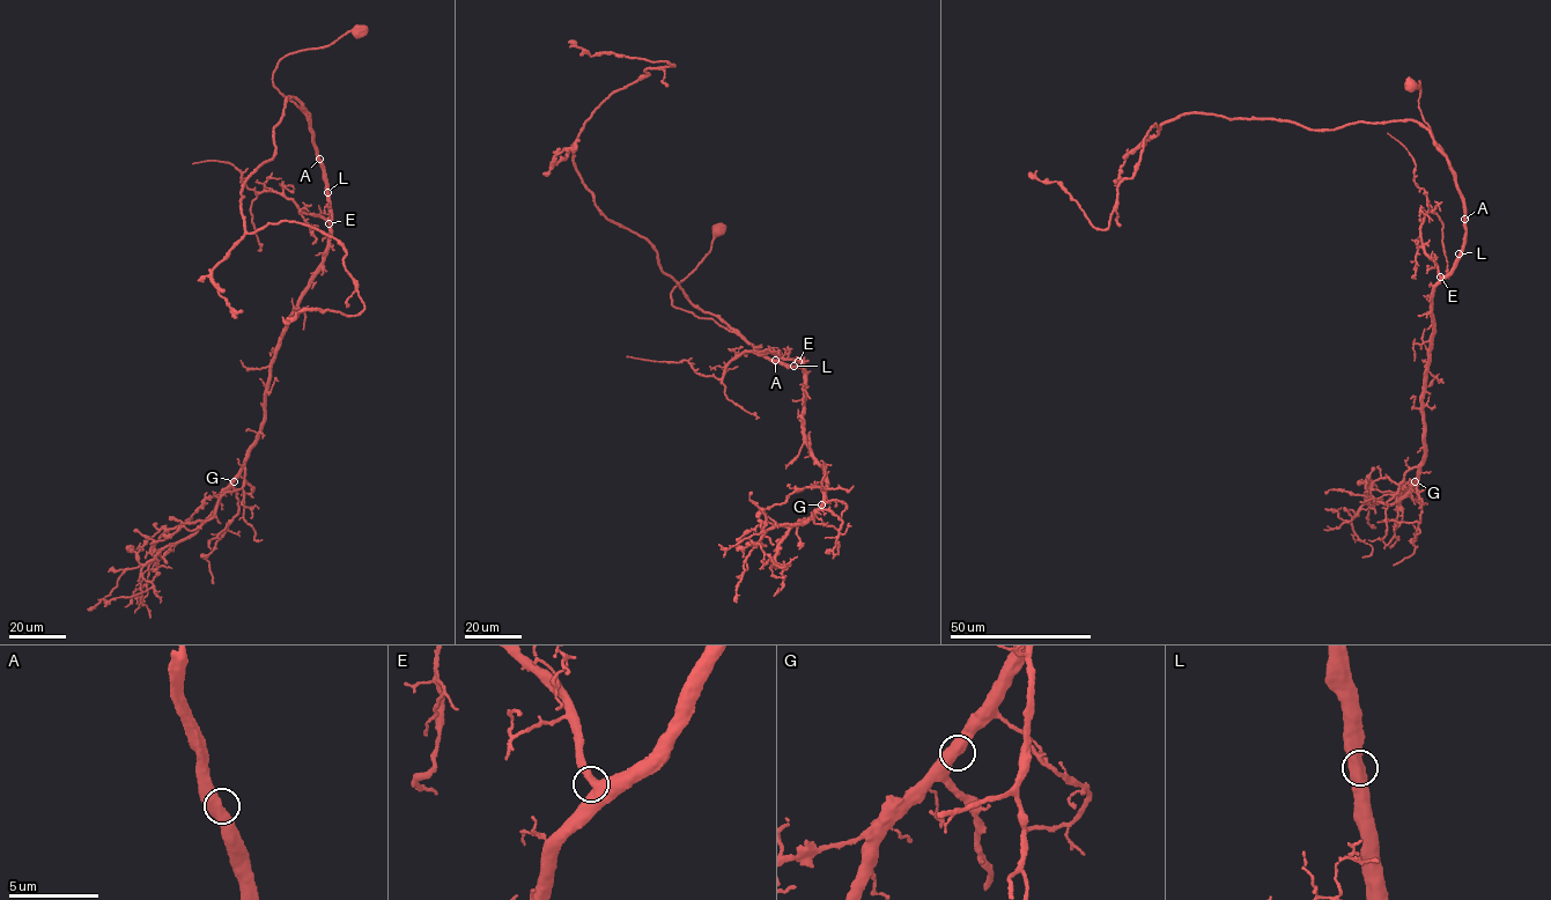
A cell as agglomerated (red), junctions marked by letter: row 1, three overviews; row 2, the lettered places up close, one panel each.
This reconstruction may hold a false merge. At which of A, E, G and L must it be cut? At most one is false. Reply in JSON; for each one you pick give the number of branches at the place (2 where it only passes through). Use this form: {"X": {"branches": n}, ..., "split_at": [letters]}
{"split_at": []}

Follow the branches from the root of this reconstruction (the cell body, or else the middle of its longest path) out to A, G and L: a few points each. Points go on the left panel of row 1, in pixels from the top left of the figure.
A: (361, 31), (352, 30), (325, 46), (287, 54), (279, 60), (273, 74), (273, 87), (307, 117), (320, 159)
G: (361, 31), (287, 54), (273, 74), (307, 117), (331, 230), (234, 481)
L: (361, 31), (352, 30), (325, 46), (287, 54), (279, 60), (273, 74), (273, 87), (307, 117), (327, 192)

